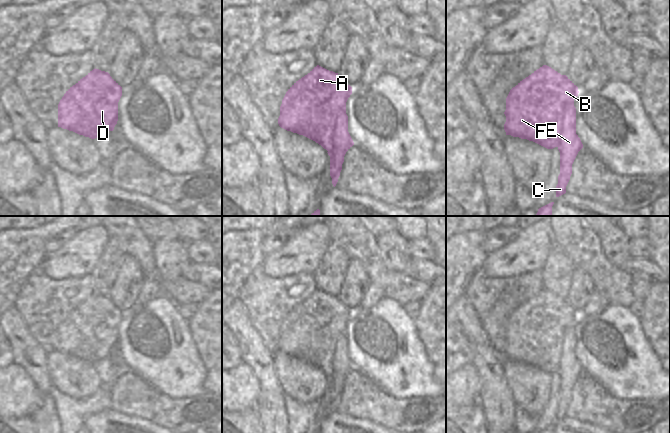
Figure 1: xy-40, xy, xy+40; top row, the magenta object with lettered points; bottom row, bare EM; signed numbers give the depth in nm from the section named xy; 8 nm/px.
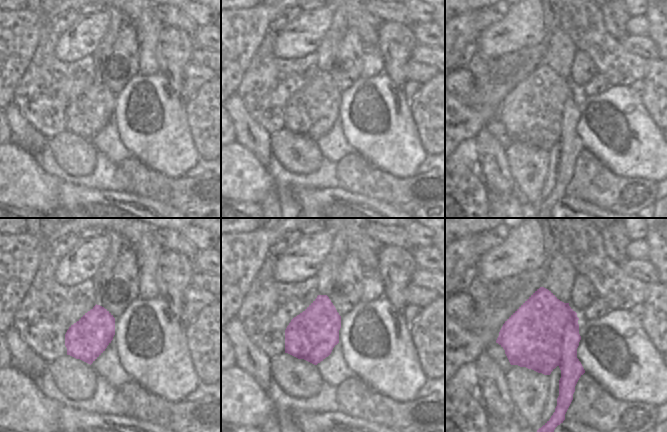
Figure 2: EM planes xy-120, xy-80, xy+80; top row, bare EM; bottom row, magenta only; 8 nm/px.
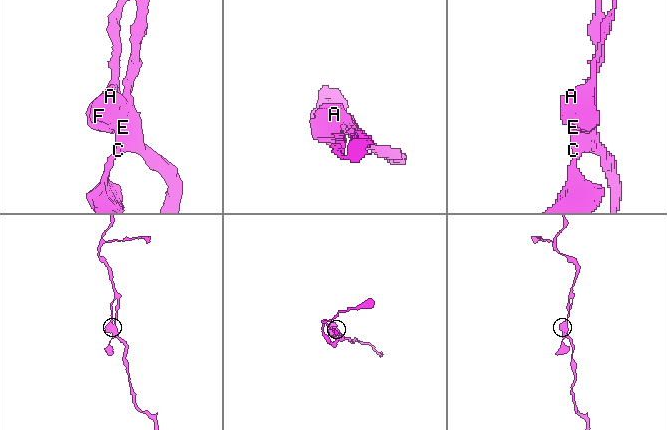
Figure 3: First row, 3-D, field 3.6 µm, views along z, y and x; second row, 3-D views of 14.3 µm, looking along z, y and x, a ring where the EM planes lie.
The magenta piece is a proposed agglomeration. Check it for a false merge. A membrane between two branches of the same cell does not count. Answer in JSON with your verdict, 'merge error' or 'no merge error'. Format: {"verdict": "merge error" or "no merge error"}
{"verdict": "no merge error"}

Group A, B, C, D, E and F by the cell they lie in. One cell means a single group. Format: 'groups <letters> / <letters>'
groups A B C D E F

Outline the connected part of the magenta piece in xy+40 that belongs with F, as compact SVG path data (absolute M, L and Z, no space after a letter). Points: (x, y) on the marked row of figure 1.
M543 65L513 87L506 98L506 135L533 141L547 149L558 148L560 152L560 174L556 186L556 197L566 193L572 174L572 164L583 148L576 134L576 108L574 100L578 87L566 76Z

